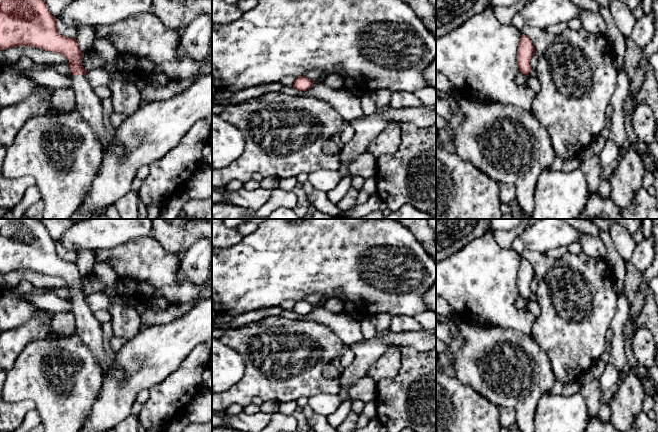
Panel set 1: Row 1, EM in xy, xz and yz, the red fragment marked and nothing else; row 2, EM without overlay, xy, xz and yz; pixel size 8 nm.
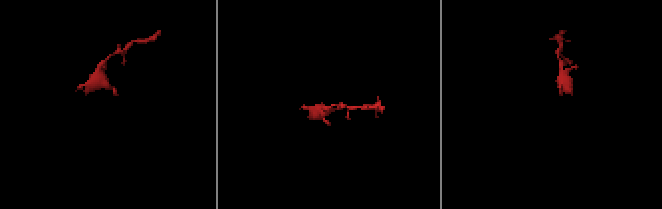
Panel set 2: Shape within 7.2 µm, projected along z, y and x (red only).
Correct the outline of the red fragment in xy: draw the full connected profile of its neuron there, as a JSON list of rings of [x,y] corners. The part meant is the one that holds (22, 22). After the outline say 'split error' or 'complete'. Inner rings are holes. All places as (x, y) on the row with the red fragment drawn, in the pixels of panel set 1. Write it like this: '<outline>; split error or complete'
[[[0,0],[0,50],[17,46],[32,46],[46,51],[63,54],[69,60],[69,70],[72,73],[72,89],[76,97],[76,110],[89,123],[101,140],[109,138],[107,147],[114,139],[103,122],[102,100],[97,97],[85,78],[86,70],[82,66],[83,52],[75,38],[62,36],[56,28],[57,19],[53,16],[43,0]]]; split error

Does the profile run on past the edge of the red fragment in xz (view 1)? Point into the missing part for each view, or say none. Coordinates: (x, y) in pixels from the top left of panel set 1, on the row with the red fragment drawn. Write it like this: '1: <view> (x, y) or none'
1: none

